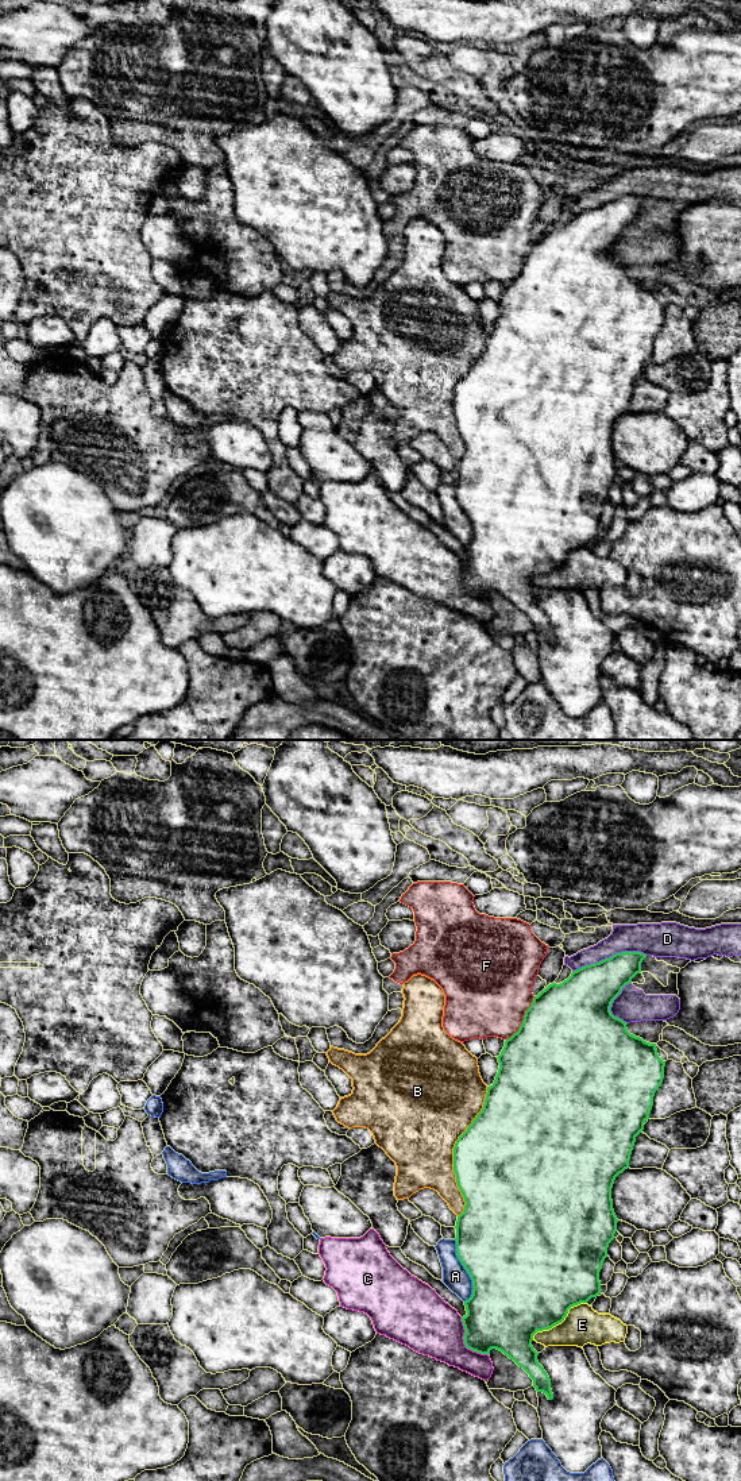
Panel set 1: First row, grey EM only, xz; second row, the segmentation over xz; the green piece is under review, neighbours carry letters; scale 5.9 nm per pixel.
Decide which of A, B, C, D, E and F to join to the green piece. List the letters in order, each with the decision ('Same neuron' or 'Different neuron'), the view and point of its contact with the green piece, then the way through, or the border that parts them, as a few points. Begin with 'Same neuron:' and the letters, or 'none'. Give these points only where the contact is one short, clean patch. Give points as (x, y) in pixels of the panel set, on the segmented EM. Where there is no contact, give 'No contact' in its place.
Same neuron: none
A: Different neuron. Touches green at xz (466, 1269)
B: Different neuron. Touches green at xz (454, 1152)
C: Different neuron. Touches green at xz (464, 1343)
D: Different neuron. Touches green at xz (609, 957)
E: Different neuron. Touches green at xz (559, 1322)
F: Different neuron. Touches green at xz (524, 1019)

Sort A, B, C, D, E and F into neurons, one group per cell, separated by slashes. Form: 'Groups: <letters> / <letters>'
Groups: A / B / C / D / E / F

